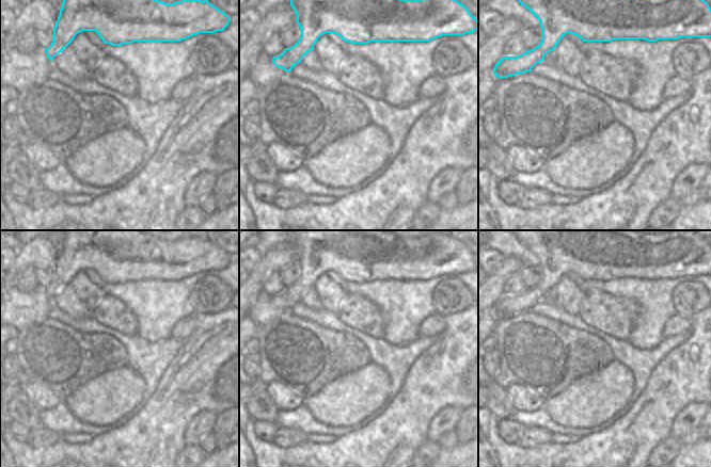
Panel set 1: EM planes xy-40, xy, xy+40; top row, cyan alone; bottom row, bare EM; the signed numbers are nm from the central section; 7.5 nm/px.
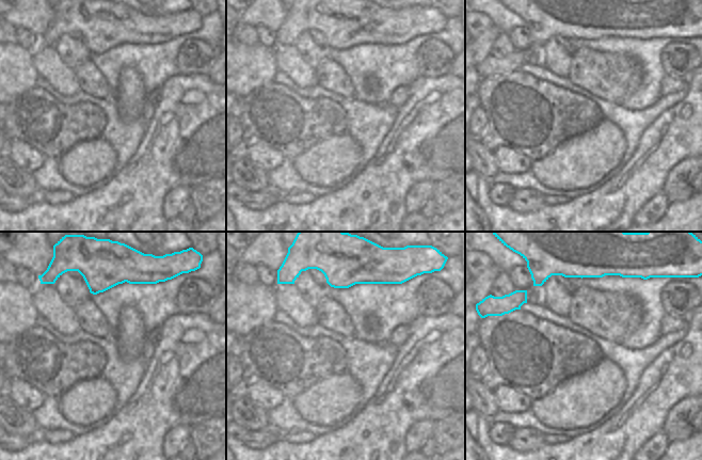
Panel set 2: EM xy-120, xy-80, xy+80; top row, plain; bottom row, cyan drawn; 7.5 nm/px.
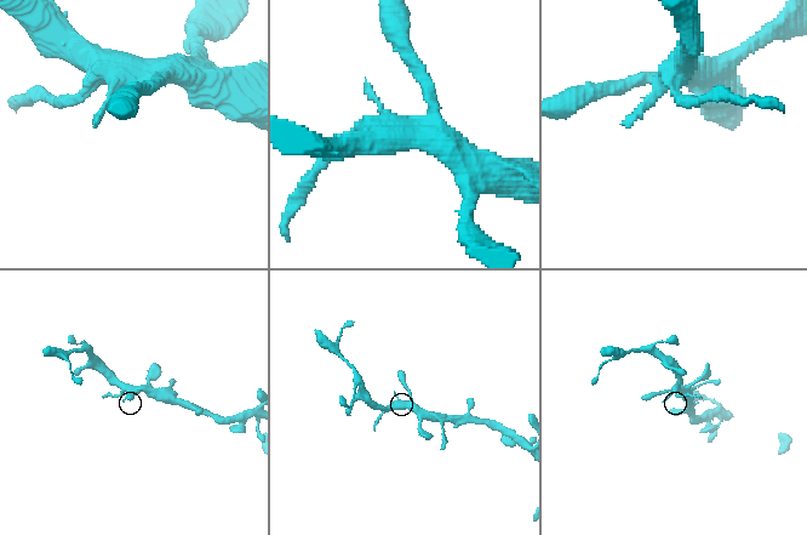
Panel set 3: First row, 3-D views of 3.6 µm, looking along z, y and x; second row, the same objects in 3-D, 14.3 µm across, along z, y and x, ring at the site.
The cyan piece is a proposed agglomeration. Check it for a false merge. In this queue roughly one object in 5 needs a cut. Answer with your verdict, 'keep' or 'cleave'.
keep

